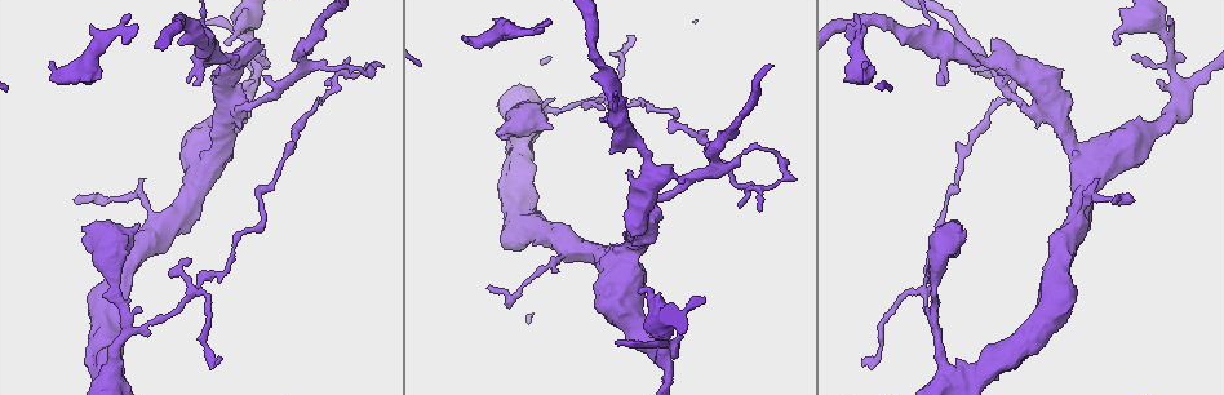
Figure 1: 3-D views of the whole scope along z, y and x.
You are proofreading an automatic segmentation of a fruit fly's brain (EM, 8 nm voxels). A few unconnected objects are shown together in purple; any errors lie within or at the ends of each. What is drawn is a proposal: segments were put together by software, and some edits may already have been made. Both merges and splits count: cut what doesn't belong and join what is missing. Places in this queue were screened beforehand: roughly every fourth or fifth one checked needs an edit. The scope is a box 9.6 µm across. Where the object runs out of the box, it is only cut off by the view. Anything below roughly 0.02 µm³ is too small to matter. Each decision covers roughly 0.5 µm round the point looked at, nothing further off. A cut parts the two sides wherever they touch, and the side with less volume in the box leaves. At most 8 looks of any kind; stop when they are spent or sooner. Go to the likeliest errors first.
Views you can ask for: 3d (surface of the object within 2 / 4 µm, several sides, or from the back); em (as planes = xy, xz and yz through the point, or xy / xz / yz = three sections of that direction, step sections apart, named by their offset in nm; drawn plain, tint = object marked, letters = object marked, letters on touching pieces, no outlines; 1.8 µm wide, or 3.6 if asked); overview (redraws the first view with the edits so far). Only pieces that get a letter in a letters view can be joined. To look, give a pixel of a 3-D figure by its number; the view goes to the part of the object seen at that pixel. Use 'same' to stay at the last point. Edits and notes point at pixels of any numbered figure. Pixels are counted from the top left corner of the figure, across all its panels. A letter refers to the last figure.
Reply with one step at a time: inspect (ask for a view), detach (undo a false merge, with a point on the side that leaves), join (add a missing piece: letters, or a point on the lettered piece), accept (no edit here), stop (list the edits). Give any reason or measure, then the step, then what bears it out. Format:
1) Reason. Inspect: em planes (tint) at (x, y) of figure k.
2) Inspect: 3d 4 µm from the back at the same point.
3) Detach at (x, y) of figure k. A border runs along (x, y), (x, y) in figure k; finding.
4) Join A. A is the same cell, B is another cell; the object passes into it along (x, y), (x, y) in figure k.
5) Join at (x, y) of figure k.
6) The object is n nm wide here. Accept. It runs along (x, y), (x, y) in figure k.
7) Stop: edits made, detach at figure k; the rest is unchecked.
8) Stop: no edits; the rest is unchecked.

Branch stops here. Inspect: em yz step 4 (tint) at (55, 65) of figure 1.

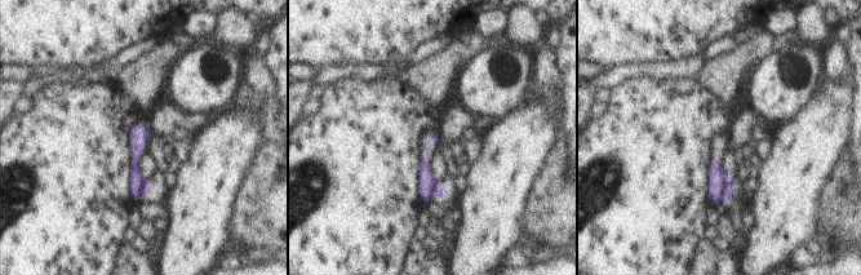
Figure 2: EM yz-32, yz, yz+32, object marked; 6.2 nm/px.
Another direction. Inspect: em planes (letters) at the same point.

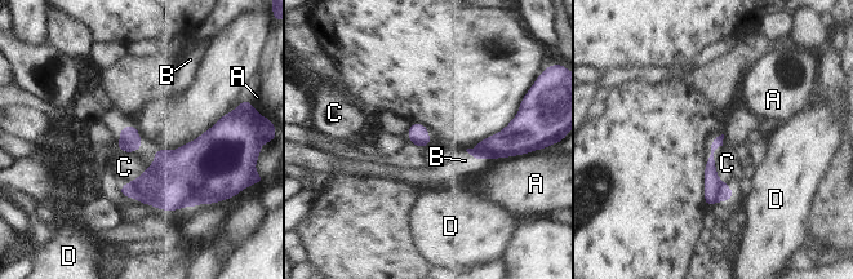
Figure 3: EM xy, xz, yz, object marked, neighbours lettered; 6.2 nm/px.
Join C. C is the same cell, A, B and D are other cells; the object passes into it along (177, 178), (141, 175), (124, 167) in figure 3; the neuron continues.

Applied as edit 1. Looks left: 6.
Inspect: overview.

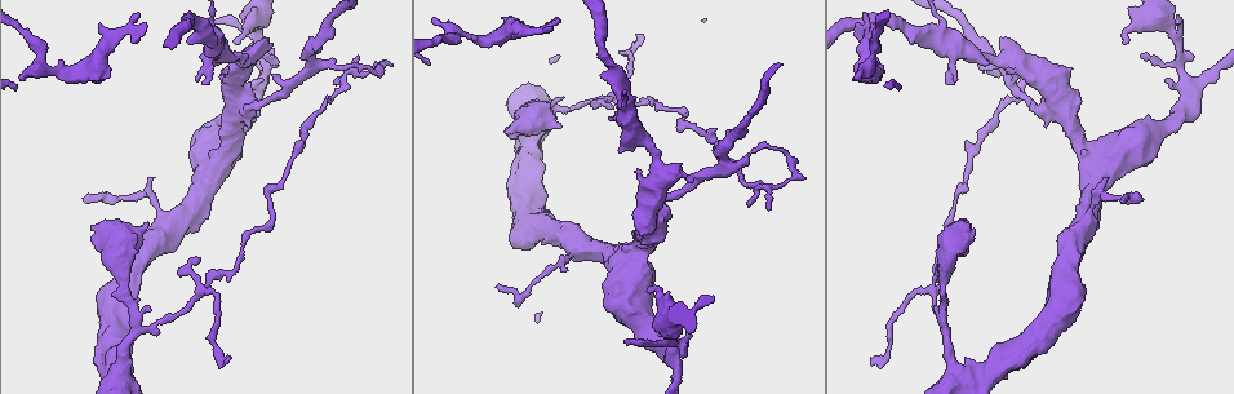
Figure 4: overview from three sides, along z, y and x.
Free end. Inspect: 3d 4 µm at (145, 24) of figure 4.

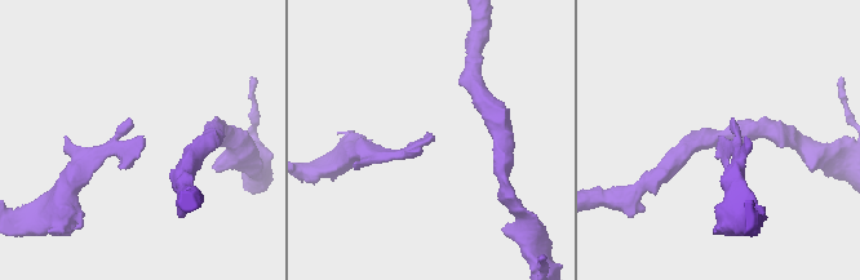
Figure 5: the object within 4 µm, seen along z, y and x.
Inspect: em xz step 4 (tint) at (430, 138) of figure 5.

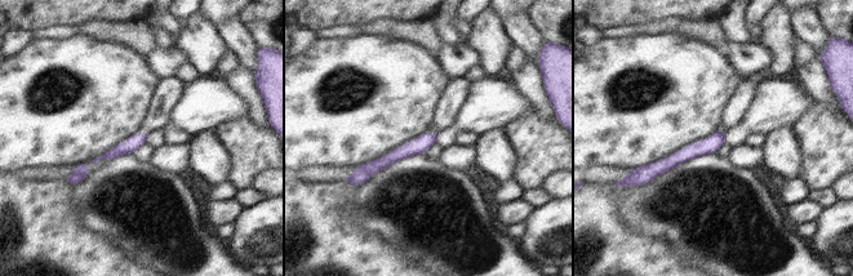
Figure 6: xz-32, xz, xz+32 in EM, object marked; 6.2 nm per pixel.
Inspect: em planes (letters) at the same point.

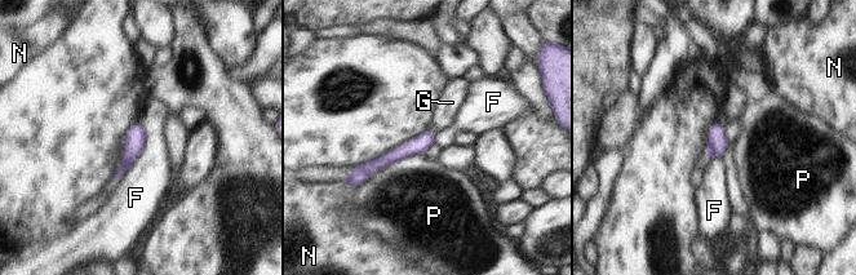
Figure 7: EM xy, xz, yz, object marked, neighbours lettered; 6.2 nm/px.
The object is 110 nm wide here. Join G. G is the same cell, F, N and P are other cells; the object passes into it along (420, 145), (431, 132), (452, 102) in figure 7; it goes on there.

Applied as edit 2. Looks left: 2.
Three-way junction. Inspect: 3d 2 µm at (204, 292) of figure 4.

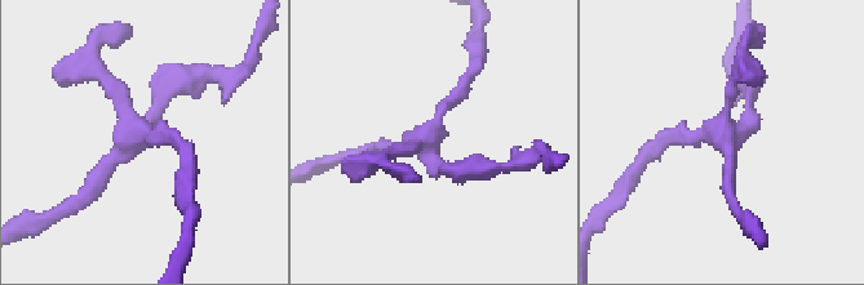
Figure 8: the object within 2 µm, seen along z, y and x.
Inspect: em planes (letters) at (134, 139) of figure 8.

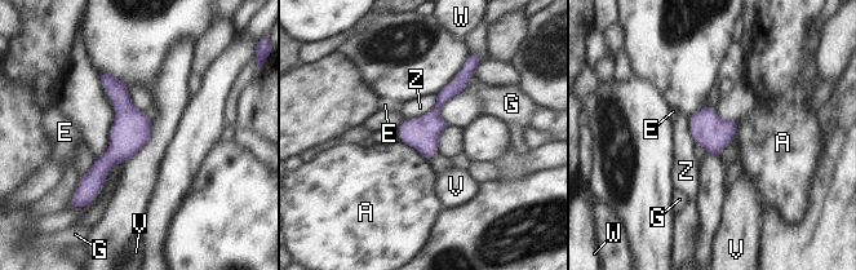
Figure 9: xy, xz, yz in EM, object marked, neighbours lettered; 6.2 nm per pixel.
Accept. A, E, G, V, W and Z are other cells; a border runs along (399, 141), (413, 146), (426, 160) in figure 9; all the same neuron.

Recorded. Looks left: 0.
Stop: edits made, join at figure 3, join at figure 7; the rest is unchecked.

